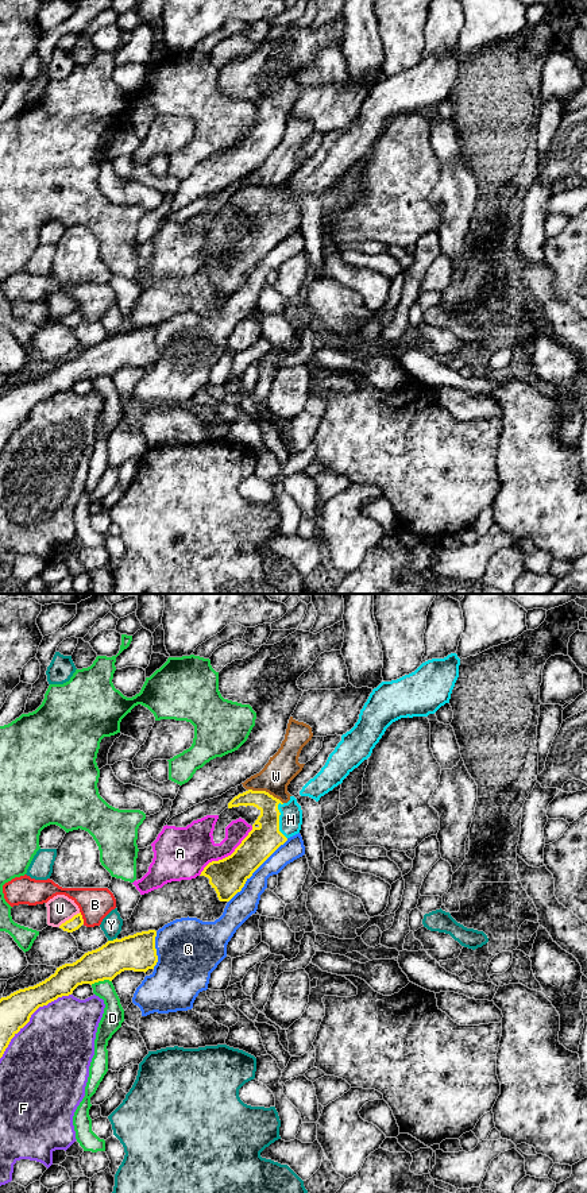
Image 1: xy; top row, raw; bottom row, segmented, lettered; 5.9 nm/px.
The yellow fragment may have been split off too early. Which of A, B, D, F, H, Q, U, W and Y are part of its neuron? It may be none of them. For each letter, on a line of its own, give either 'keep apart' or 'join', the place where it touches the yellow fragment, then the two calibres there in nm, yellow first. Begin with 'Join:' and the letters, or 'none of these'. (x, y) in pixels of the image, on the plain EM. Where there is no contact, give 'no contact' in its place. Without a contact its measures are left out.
Join: H
A: keep apart; contact xy (228, 251); calibres 220 and 280 nm
B: keep apart; contact xy (81, 313); calibres 80 and 190 nm
D: keep apart; contact xy (100, 375); calibres 200 and 130 nm
F: keep apart; contact xy (30, 412); calibres 190 and 460 nm
H: join; contact xy (278, 216); calibres 190 and 140 nm
Q: keep apart; contact xy (255, 265); calibres 220 and 160 nm
U: keep apart; contact xy (69, 315); calibres 80 and 160 nm
W: keep apart; contact xy (265, 186); calibres 140 and 180 nm
Y: keep apart; contact xy (114, 335); calibres 220 and 120 nm

